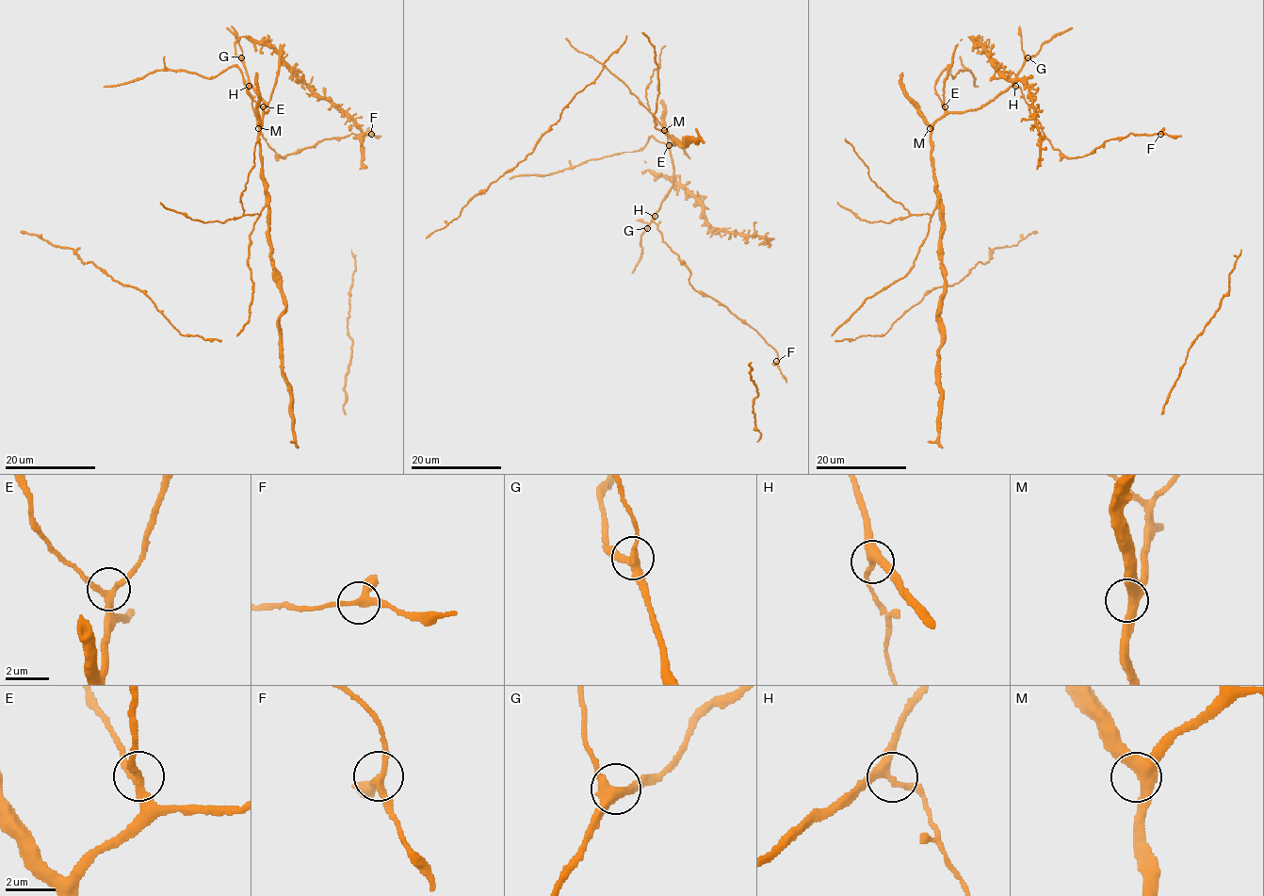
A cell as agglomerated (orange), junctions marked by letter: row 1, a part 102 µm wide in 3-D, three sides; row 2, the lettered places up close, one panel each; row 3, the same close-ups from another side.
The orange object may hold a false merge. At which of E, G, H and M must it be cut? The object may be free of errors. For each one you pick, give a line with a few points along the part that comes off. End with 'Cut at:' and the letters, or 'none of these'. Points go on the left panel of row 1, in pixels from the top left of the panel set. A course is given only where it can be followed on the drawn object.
Cut at: none of these

